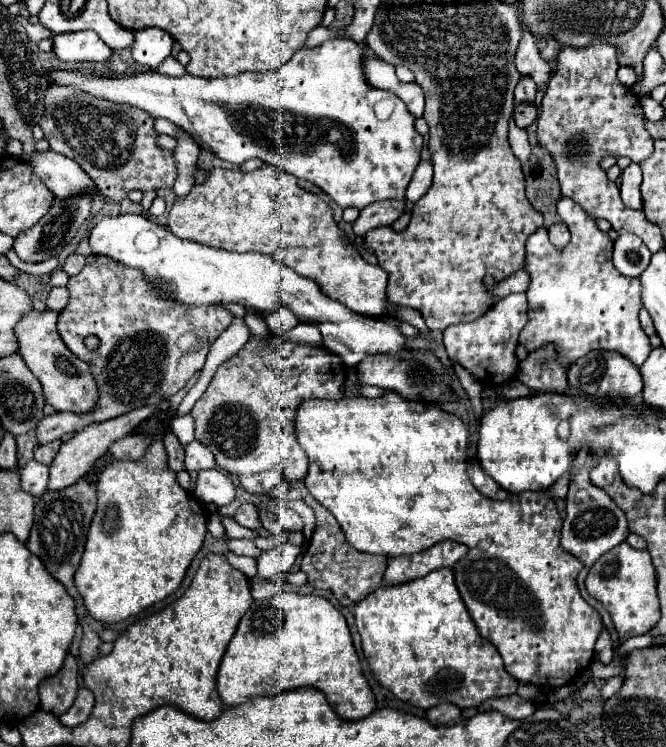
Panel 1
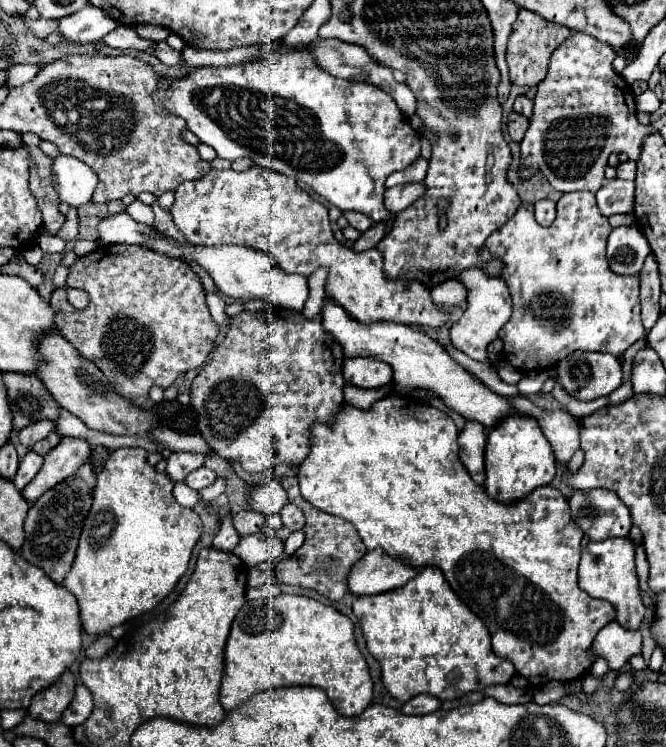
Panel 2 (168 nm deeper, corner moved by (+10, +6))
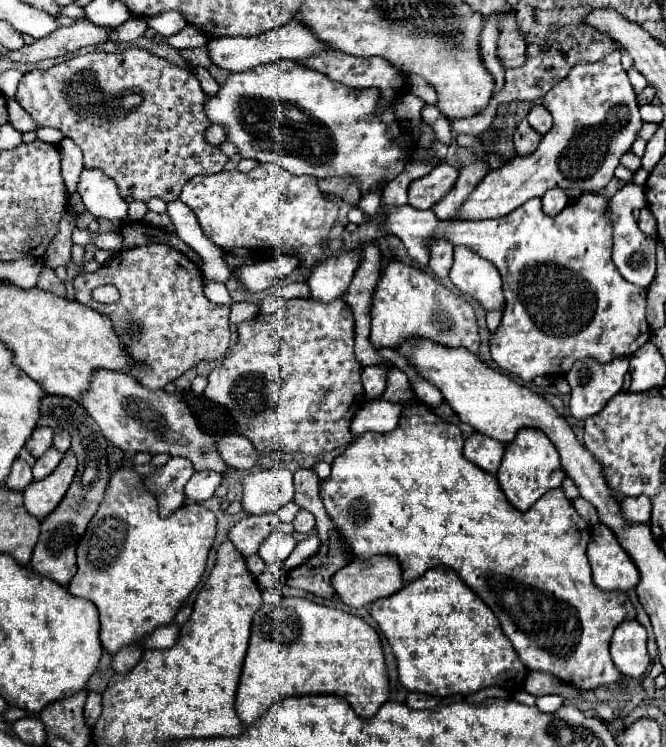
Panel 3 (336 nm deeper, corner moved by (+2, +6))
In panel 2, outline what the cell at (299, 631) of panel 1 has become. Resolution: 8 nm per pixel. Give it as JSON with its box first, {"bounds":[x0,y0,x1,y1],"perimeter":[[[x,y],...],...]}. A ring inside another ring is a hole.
{"bounds":[223,594,373,718],"perimeter":[[[281,594],[273,600],[251,600],[239,610],[225,648],[223,708],[227,712],[235,710],[253,694],[283,686],[323,688],[335,710],[349,718],[371,704],[373,680],[357,648],[355,626],[345,614],[313,598],[293,594]]]}

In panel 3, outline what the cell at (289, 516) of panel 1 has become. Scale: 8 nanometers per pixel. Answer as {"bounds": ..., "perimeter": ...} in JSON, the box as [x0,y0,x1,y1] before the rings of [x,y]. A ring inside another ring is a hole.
{"bounds":[293,510,315,534],"perimeter":[[[299,510],[297,516],[295,516],[295,520],[293,520],[293,528],[295,528],[295,532],[305,532],[305,534],[309,534],[309,532],[315,528],[315,518],[313,518],[313,514],[307,512],[307,510]]]}

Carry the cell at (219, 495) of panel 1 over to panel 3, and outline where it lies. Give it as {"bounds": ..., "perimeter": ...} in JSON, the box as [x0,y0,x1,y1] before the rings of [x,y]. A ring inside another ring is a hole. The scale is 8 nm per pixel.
{"bounds":[185,470,223,502],"perimeter":[[[201,470],[201,472],[195,472],[191,476],[191,480],[187,482],[185,486],[185,496],[189,500],[195,500],[195,502],[201,502],[209,496],[213,496],[215,488],[223,482],[223,476],[219,472],[213,472],[213,470]]]}

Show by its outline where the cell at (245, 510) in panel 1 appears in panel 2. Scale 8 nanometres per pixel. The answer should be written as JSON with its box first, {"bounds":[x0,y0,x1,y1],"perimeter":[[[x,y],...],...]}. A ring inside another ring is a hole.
{"bounds":[233,510,265,538],"perimeter":[[[243,510],[243,512],[239,512],[239,514],[233,516],[233,526],[235,526],[235,530],[239,532],[241,538],[245,534],[259,532],[263,528],[263,524],[265,524],[265,518],[261,514],[253,512],[253,510]]]}

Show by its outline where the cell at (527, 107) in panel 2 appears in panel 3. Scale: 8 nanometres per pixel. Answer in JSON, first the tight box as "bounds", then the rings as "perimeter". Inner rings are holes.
{"bounds":[527,104,553,134],"perimeter":[[[535,104],[535,106],[529,110],[527,120],[529,120],[529,124],[531,124],[539,134],[545,134],[545,132],[549,130],[549,126],[553,126],[551,114],[549,114],[541,104]]]}

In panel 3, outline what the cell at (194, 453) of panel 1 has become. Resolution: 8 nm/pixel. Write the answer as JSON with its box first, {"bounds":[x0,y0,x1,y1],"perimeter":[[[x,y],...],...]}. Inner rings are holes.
{"bounds":[147,458,195,514],"perimeter":[[[171,458],[165,466],[147,476],[147,488],[157,496],[161,514],[171,514],[185,504],[185,484],[193,476],[195,468],[187,458]]]}

